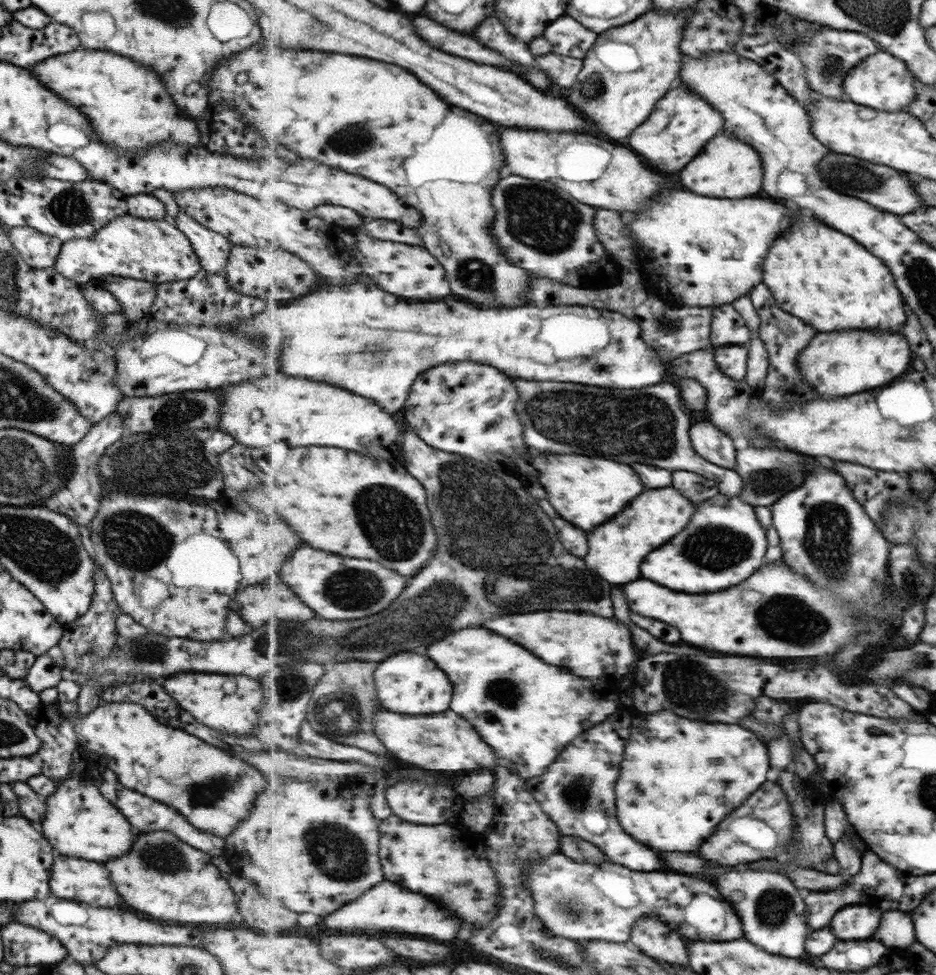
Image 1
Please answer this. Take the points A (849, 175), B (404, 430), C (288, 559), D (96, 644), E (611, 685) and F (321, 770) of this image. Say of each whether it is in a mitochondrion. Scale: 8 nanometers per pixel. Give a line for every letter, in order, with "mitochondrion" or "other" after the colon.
A: mitochondrion
B: other
C: other
D: mitochondrion
E: other
F: other

